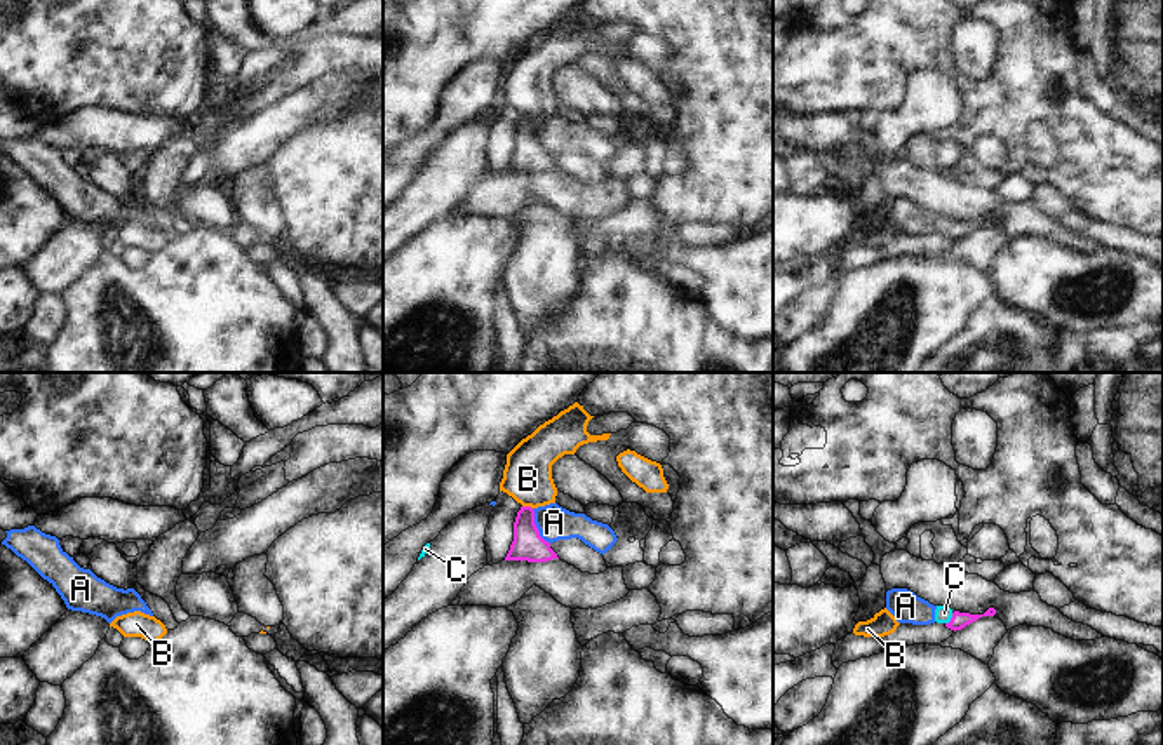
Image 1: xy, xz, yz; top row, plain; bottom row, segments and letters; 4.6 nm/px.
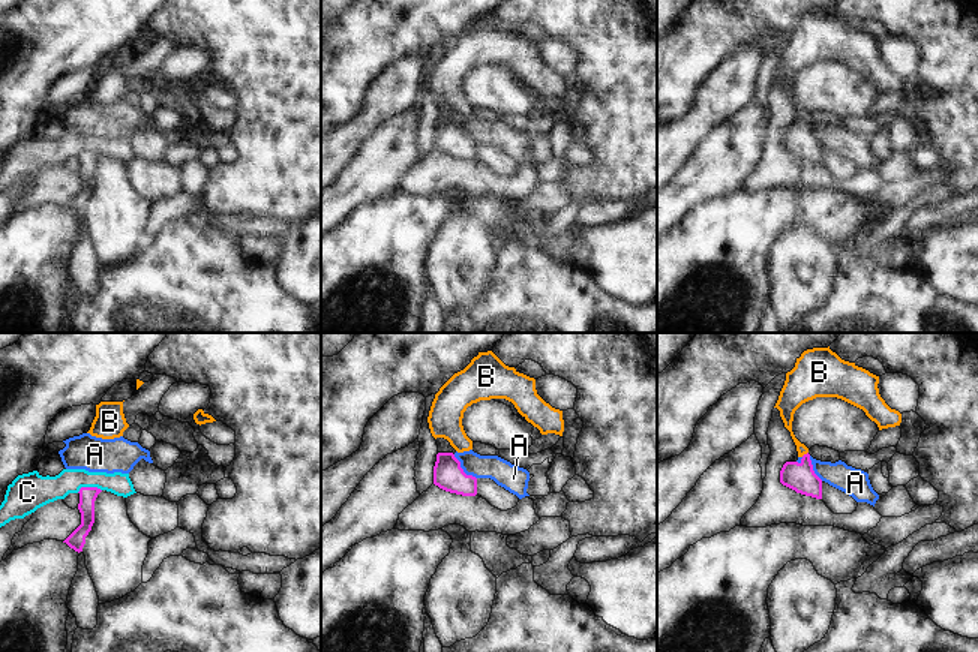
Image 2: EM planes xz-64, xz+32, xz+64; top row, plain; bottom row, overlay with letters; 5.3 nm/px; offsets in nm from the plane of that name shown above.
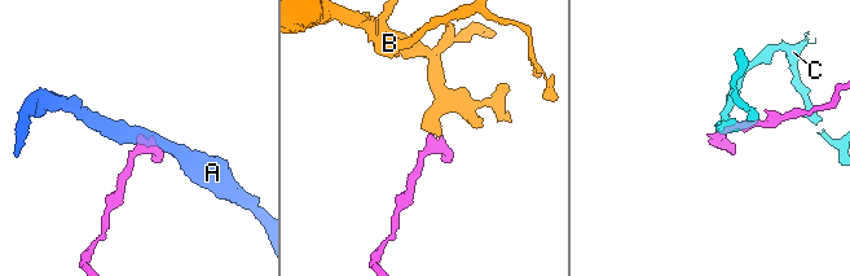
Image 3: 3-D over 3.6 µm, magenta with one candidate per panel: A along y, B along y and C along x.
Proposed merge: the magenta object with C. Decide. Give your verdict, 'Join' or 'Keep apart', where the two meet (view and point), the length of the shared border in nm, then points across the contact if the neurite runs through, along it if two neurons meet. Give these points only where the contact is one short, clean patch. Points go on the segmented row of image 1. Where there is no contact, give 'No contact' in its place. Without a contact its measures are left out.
Keep apart. Touches magenta at yz (951, 618). Shared border 70 nm. Boundary: yz (953, 613), (946, 624)

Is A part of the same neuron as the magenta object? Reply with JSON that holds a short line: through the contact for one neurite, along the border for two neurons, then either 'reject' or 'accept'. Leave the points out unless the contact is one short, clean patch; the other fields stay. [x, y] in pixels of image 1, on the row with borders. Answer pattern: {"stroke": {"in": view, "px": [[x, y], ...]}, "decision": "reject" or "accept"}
{"stroke": {"in": "xz", "px": [[531, 509], [535, 526], [549, 543]]}, "decision": "reject"}

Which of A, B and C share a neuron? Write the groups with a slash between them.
A / B / C

